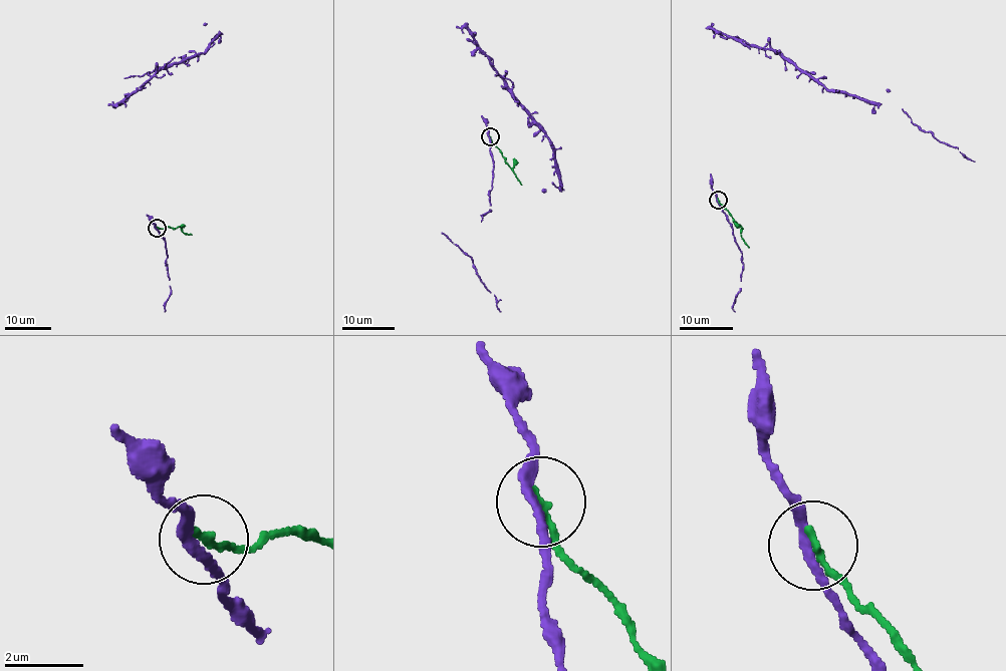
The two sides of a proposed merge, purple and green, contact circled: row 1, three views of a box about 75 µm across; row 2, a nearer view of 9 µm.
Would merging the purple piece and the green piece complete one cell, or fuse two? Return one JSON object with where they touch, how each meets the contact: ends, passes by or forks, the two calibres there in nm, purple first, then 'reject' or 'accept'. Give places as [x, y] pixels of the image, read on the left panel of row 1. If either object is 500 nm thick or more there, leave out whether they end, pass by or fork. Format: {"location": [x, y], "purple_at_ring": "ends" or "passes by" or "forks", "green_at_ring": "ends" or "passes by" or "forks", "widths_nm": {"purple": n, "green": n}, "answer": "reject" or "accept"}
{"location": [157, 228], "purple_at_ring": "passes by", "green_at_ring": "ends", "widths_nm": {"purple": 240, "green": 200}, "answer": "reject"}

